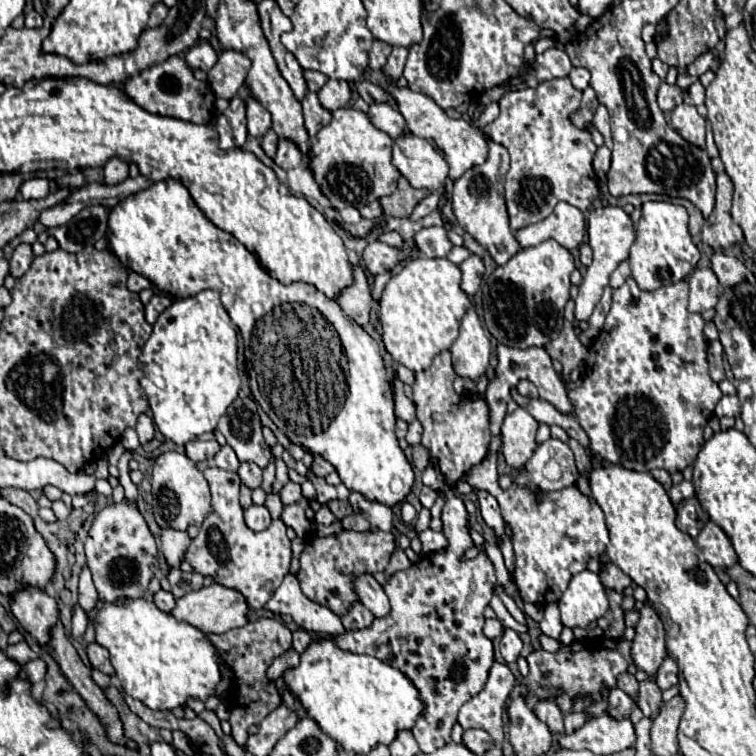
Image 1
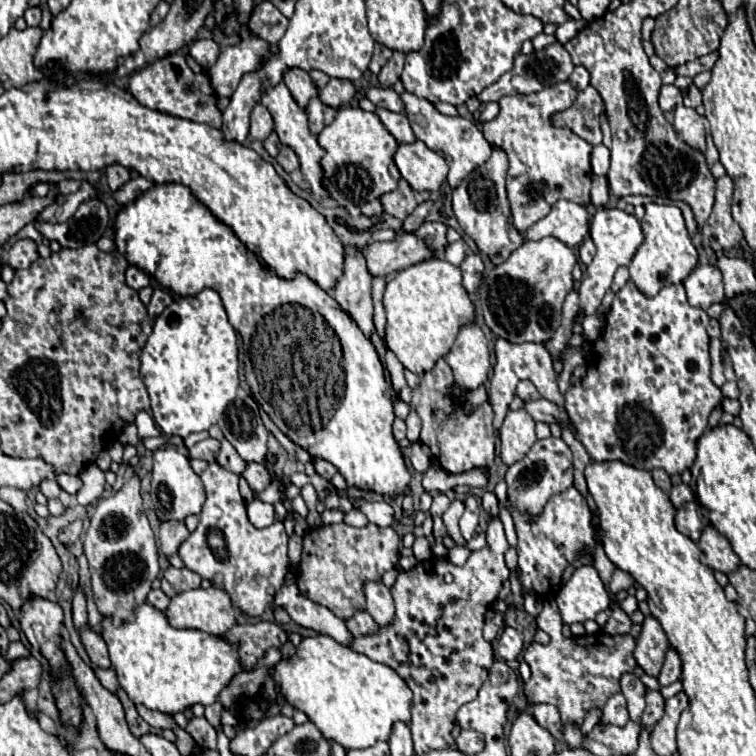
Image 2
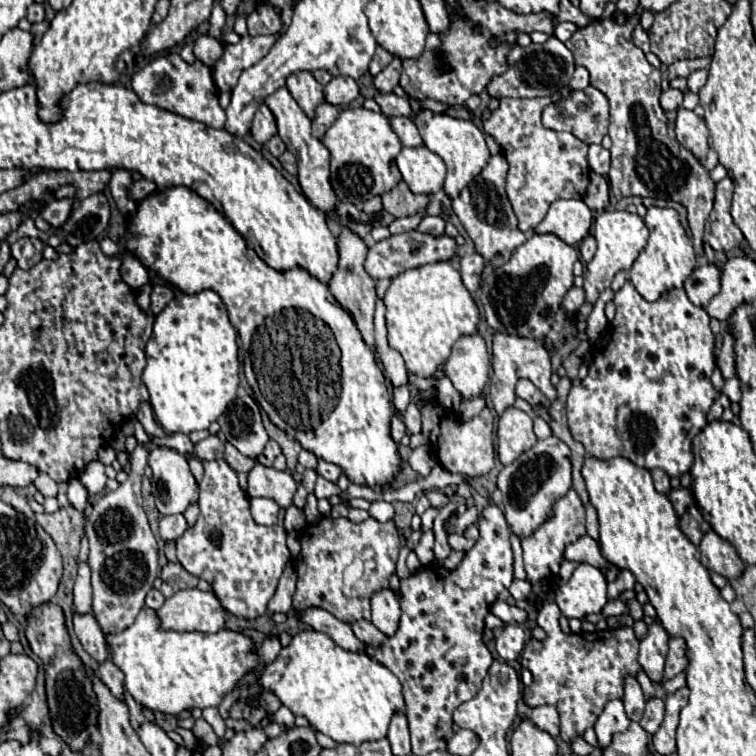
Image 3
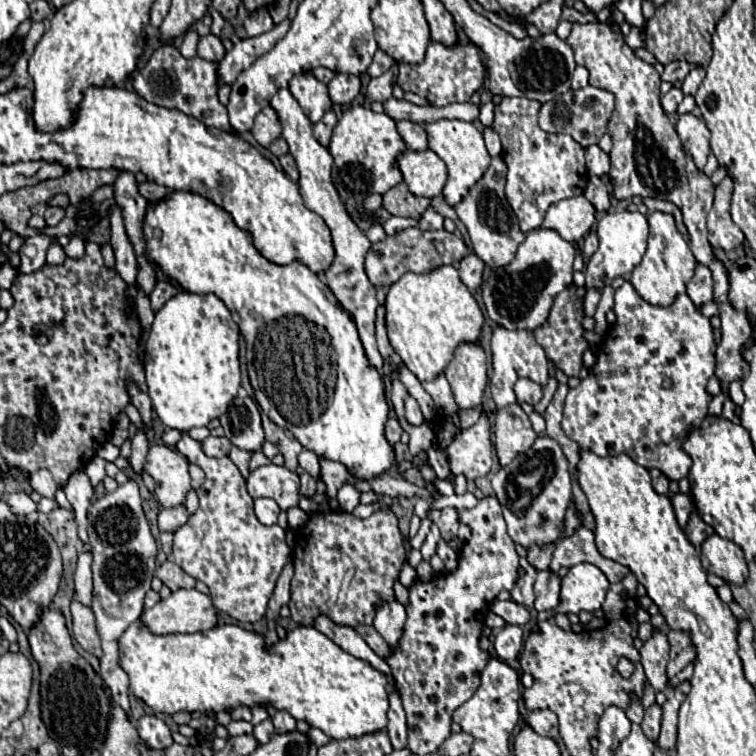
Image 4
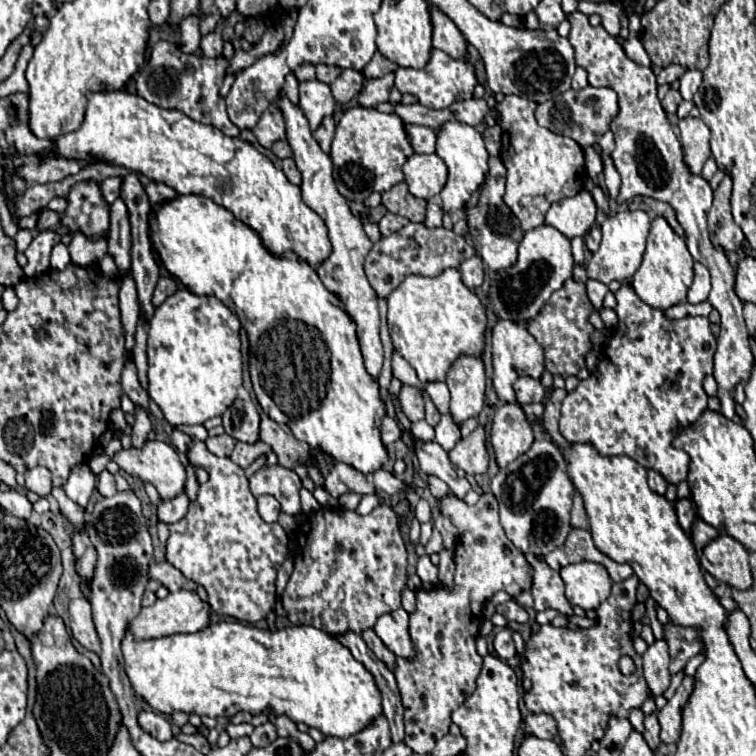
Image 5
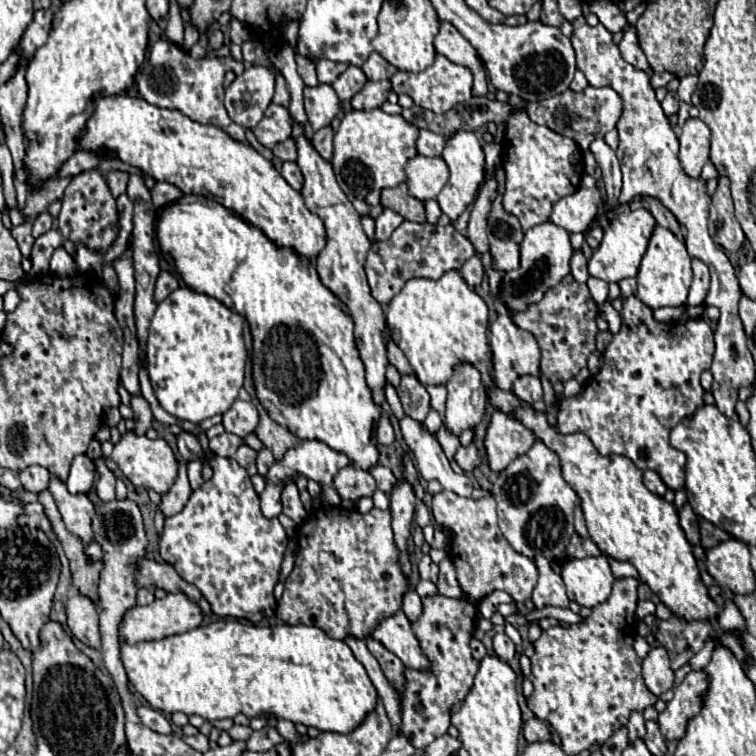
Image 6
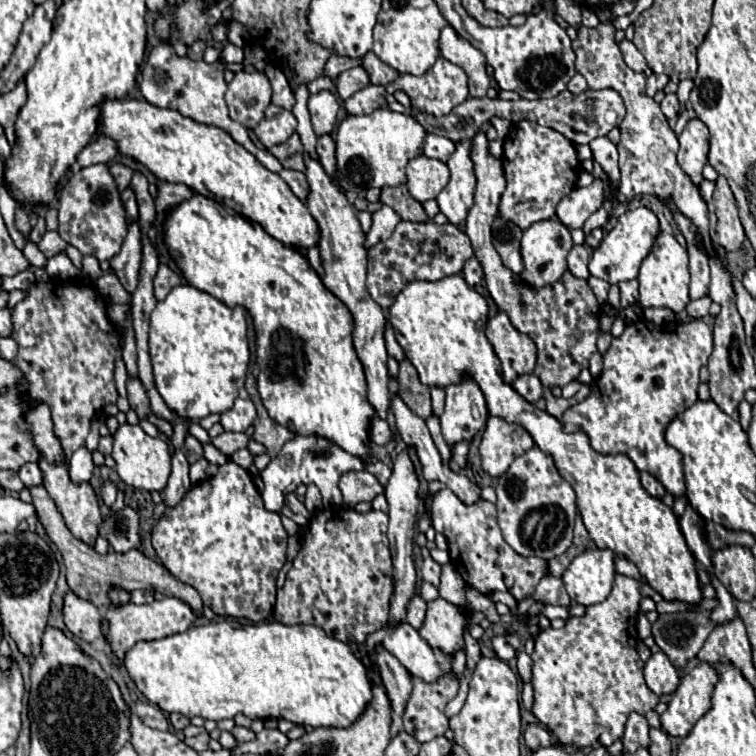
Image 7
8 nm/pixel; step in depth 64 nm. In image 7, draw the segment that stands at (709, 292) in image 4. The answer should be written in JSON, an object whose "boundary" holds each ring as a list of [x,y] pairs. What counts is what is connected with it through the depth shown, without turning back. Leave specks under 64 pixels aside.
{"boundary":[[[688,248],[690,256],[690,300],[698,300],[708,294],[708,284],[710,284],[710,270],[706,264],[706,256],[698,252],[698,248]]]}

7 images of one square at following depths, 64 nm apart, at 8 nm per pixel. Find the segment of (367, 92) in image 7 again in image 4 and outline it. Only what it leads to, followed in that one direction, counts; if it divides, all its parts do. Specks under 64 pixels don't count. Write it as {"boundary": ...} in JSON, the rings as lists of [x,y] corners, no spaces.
{"boundary":[[[394,64],[382,76],[372,78],[370,84],[368,84],[366,102],[384,102],[384,100],[388,100],[392,96],[392,88],[396,84],[396,76],[398,76],[398,64]]]}

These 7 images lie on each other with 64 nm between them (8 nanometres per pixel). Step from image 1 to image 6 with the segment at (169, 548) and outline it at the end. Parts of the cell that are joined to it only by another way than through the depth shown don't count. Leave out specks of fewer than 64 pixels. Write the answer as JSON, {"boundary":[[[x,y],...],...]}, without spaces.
{"boundary":[[[180,462],[178,464],[178,480],[174,482],[174,488],[166,496],[162,496],[162,502],[160,502],[162,514],[166,518],[170,518],[170,516],[176,516],[178,512],[182,512],[190,494],[192,494],[192,490],[190,490],[188,476],[186,476],[186,462]]]}

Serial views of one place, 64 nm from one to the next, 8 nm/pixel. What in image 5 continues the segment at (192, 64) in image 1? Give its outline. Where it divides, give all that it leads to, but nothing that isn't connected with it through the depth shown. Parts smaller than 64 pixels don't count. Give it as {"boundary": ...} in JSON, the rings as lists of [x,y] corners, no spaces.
{"boundary":[[[210,32],[208,36],[202,38],[200,50],[206,58],[218,58],[222,56],[222,36],[218,32]]]}

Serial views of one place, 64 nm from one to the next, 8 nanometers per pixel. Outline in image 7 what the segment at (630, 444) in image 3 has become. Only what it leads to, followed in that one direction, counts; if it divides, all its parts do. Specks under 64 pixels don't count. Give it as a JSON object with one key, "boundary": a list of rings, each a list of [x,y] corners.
{"boundary":[[[638,318],[636,322],[626,324],[622,336],[614,338],[608,352],[604,354],[602,374],[590,384],[590,396],[580,404],[570,406],[562,414],[560,422],[564,432],[578,432],[578,430],[586,432],[596,452],[626,454],[640,472],[646,470],[654,474],[672,496],[684,494],[686,486],[684,486],[682,454],[666,442],[664,432],[678,414],[682,414],[686,408],[690,408],[698,400],[698,384],[700,384],[698,372],[702,366],[708,364],[712,346],[714,346],[712,330],[702,320],[658,326],[646,318]]]}

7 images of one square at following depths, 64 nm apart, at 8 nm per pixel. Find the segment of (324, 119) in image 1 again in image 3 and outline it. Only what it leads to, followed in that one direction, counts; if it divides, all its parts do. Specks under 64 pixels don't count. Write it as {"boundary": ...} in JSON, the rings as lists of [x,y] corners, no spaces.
{"boundary":[[[326,102],[318,104],[316,116],[312,120],[312,136],[322,138],[324,132],[326,132],[326,128],[336,120],[336,116],[338,116],[338,108],[334,108],[332,104],[326,104]]]}

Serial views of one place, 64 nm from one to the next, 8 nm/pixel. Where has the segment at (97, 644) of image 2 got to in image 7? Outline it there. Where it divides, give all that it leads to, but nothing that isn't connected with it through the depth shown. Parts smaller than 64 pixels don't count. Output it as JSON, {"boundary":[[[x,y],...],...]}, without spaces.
{"boundary":[[[68,592],[64,598],[64,624],[80,640],[94,642],[102,636],[102,614],[88,600]]]}

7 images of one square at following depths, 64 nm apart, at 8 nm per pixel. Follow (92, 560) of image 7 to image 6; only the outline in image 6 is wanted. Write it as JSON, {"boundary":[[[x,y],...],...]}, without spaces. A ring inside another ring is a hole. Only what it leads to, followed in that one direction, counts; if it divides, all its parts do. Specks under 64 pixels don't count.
{"boundary":[[[48,490],[40,492],[40,502],[46,506],[46,514],[50,516],[52,520],[52,528],[56,532],[56,536],[62,540],[62,546],[64,546],[64,552],[70,560],[70,568],[72,568],[72,580],[74,580],[74,586],[90,600],[94,600],[94,592],[96,592],[96,582],[98,582],[98,568],[102,568],[102,562],[94,562],[94,564],[88,564],[86,562],[86,556],[84,556],[84,550],[82,550],[82,544],[80,540],[72,538],[70,532],[64,528],[62,524],[62,516],[56,508],[56,502],[52,498],[52,494]],[[142,560],[142,568],[138,570],[138,586],[150,586],[154,584],[156,588],[164,588],[166,592],[184,592],[186,596],[190,596],[190,600],[198,602],[200,600],[200,590],[182,580],[180,574],[166,562],[154,562],[154,560]]]}

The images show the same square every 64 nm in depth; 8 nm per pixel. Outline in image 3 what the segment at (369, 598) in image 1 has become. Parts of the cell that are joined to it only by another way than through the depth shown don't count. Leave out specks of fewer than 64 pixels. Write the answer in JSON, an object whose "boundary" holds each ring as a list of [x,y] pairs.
{"boundary":[[[382,588],[372,594],[370,606],[372,606],[372,620],[376,628],[386,636],[390,636],[390,632],[398,628],[398,616],[400,616],[396,594],[390,588]]]}

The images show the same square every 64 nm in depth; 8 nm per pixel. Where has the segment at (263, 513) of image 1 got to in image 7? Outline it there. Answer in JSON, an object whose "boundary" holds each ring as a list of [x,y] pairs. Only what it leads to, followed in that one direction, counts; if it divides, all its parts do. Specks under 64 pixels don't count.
{"boundary":[[[294,436],[294,440],[286,442],[284,448],[272,462],[266,466],[266,470],[260,474],[264,480],[264,508],[268,512],[280,512],[286,492],[294,492],[298,484],[302,484],[302,476],[308,476],[308,484],[316,484],[324,496],[324,508],[338,508],[342,504],[342,494],[338,488],[338,478],[348,470],[362,470],[364,462],[336,444],[330,444],[326,438],[320,436]]]}

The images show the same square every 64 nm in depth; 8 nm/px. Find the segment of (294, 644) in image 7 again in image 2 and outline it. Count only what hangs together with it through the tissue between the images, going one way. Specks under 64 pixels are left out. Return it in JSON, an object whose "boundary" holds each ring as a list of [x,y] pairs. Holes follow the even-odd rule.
{"boundary":[[[148,602],[136,606],[134,620],[122,622],[120,626],[112,624],[112,616],[104,616],[100,634],[108,646],[112,668],[118,674],[120,686],[126,690],[132,702],[144,704],[150,710],[176,714],[176,712],[184,712],[192,704],[204,704],[204,706],[212,704],[218,698],[220,690],[228,686],[232,676],[242,670],[238,662],[238,648],[234,648],[232,644],[226,644],[220,636],[214,636],[214,634],[170,626],[166,614]],[[324,634],[314,638],[304,638],[296,648],[294,658],[276,664],[274,680],[280,682],[282,694],[294,708],[306,712],[310,722],[314,722],[328,740],[342,744],[346,750],[364,750],[374,746],[376,740],[390,740],[394,722],[410,724],[412,692],[408,684],[398,676],[398,672],[394,672],[386,664],[374,662],[368,656],[350,650],[348,646],[338,644],[334,638]]]}

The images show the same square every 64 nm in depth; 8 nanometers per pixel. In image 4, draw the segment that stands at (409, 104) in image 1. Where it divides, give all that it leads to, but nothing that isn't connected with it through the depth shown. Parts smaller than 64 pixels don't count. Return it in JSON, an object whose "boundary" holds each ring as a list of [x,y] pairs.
{"boundary":[[[436,120],[436,122],[422,124],[422,128],[428,134],[430,150],[436,152],[448,166],[448,182],[442,194],[446,202],[454,206],[458,204],[458,200],[462,200],[462,196],[470,190],[470,186],[474,186],[476,180],[480,180],[480,176],[490,164],[490,154],[484,146],[482,132],[478,132],[478,128],[472,122],[462,122],[462,120]]]}

